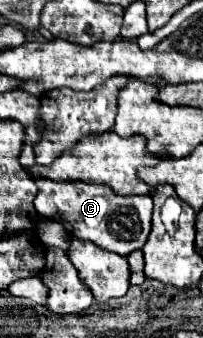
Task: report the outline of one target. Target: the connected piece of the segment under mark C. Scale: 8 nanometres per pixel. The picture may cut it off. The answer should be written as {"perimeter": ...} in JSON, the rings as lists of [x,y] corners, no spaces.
{"perimeter":[[[34,178],[34,182],[38,186],[38,194],[34,198],[36,212],[50,220],[64,222],[64,226],[68,226],[66,230],[74,226],[74,236],[122,256],[128,256],[130,252],[144,246],[152,218],[150,196],[118,196],[106,184],[92,184],[82,180],[54,182],[48,178]]]}

